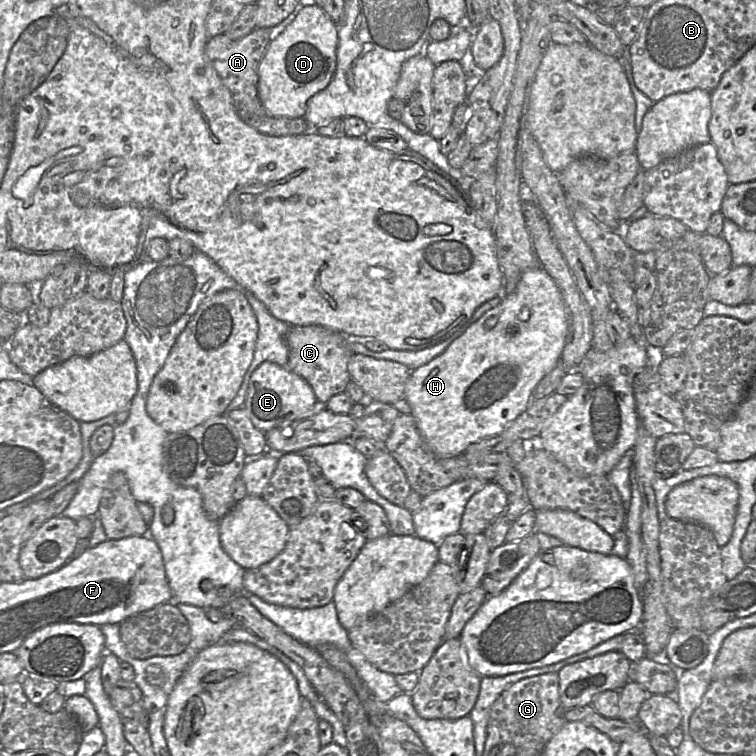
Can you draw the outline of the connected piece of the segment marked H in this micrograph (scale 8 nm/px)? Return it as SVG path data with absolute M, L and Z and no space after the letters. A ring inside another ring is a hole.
M541 266L525 271L521 275L514 291L505 294L497 306L485 312L476 322L469 325L465 331L451 342L442 354L435 357L427 364L411 371L405 385L404 398L411 407L411 415L415 418L418 429L428 448L439 458L451 458L463 454L470 444L482 438L501 433L513 420L527 409L532 399L533 391L538 383L559 363L564 349L567 331L568 320L564 302L554 280ZM524 306L530 308L530 317L528 320L521 320L519 318L519 314ZM510 327L515 328L516 332L514 334L509 333L508 329Z

